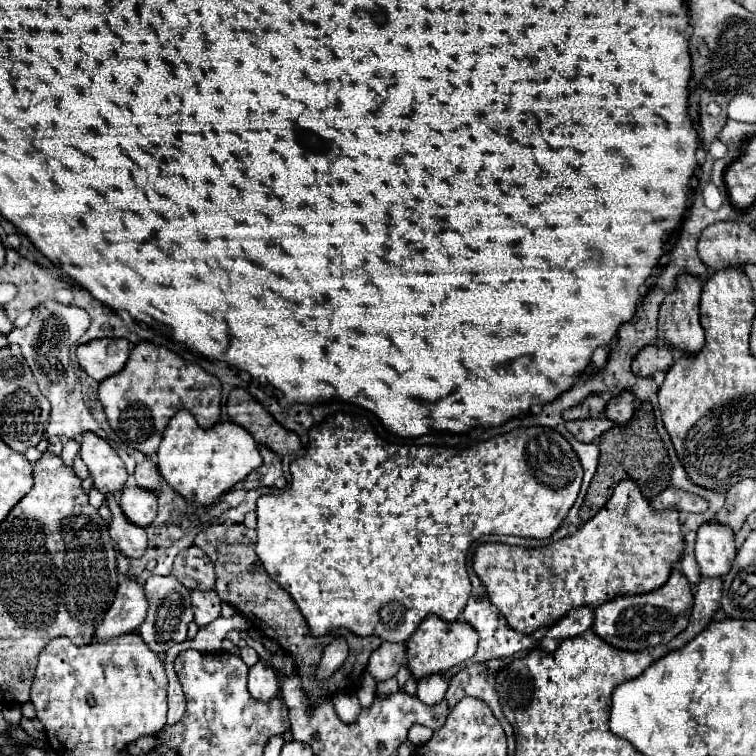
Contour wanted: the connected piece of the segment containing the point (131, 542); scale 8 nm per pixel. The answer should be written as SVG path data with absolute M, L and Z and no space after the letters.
M108 496L108 508L112 510L112 522L110 522L110 536L116 542L116 548L120 554L124 554L126 558L142 558L144 550L148 548L146 542L146 532L140 526L134 526L132 522L126 520L126 516L122 514L120 506L118 506L118 498L116 496Z

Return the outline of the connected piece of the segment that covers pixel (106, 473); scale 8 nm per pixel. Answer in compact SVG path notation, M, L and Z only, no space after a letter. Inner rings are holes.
M84 434L80 456L90 470L96 490L100 490L104 496L124 490L124 484L128 480L126 466L106 440L98 438L96 434Z

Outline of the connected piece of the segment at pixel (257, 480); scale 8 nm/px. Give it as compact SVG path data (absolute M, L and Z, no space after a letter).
M260 446L260 454L264 458L262 466L258 470L254 470L242 484L252 486L252 488L260 488L260 486L284 488L286 486L286 478L284 478L284 472L282 472L280 458L272 450L268 450L266 446Z

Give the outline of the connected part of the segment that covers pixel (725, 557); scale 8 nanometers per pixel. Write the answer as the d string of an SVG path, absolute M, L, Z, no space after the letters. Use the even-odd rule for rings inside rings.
M708 522L700 526L694 554L702 578L726 576L736 556L734 532L728 526L720 526L718 522Z

